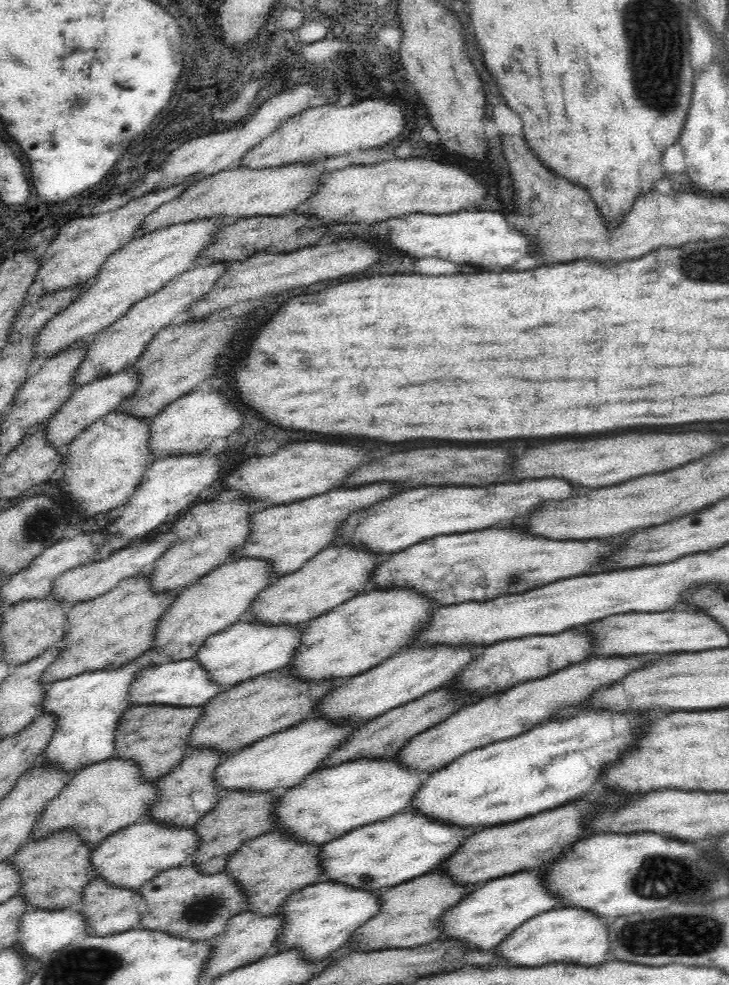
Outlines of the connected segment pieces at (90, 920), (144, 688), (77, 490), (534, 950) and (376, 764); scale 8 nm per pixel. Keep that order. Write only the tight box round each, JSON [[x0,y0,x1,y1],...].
[[79,875,146,936],[130,656,227,707],[59,411,155,516],[496,906,610,966],[274,757,432,845]]

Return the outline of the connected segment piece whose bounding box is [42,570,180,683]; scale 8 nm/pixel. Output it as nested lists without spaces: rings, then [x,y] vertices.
[[[146,570],[122,580],[115,588],[112,588],[112,591],[92,598],[92,600],[84,600],[76,605],[69,606],[67,610],[68,628],[66,628],[65,640],[60,643],[64,646],[62,657],[58,657],[58,660],[48,668],[47,672],[42,674],[42,681],[52,683],[79,675],[81,672],[117,667],[140,653],[153,649],[156,626],[163,615],[172,607],[172,604],[175,604],[179,594],[175,590],[172,590],[172,592],[153,590],[150,572]]]

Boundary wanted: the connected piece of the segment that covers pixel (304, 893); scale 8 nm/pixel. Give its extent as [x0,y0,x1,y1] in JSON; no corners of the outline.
[275,881,382,960]

